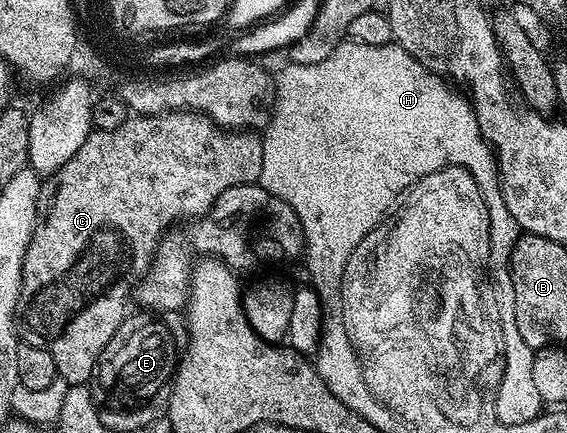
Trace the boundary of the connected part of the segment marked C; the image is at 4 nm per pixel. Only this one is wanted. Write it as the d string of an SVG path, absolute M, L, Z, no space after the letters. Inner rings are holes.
M168 112L154 116L131 116L121 128L113 128L113 132L92 129L90 136L77 148L77 156L69 160L54 176L48 177L42 183L39 196L39 214L32 242L25 252L23 287L20 290L18 309L18 334L28 346L36 346L49 356L53 356L55 373L72 386L81 386L92 381L95 373L95 363L98 362L101 352L115 339L115 335L124 329L123 321L127 318L127 305L133 302L133 291L141 279L152 267L155 261L155 252L159 243L172 228L174 222L182 218L196 220L210 212L211 206L227 188L237 185L258 183L261 176L261 160L263 159L263 140L255 132L236 132L224 130L215 125L206 114L177 114Z

